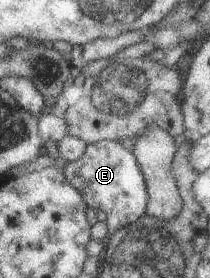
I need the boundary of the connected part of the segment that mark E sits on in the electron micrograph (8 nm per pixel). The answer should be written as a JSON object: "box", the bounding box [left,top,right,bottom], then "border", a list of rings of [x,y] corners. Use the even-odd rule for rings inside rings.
{"box":[63,141,147,236],"border":[[[97,141],[86,144],[82,156],[64,166],[63,176],[81,195],[87,207],[106,215],[107,236],[137,222],[145,214],[147,191],[143,175],[131,151],[121,143]]]}

